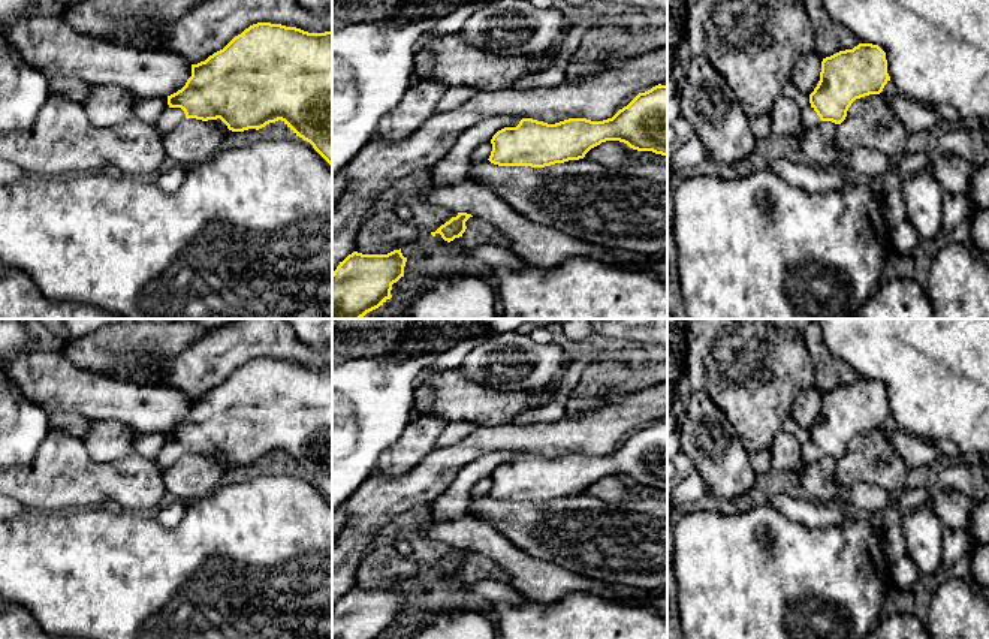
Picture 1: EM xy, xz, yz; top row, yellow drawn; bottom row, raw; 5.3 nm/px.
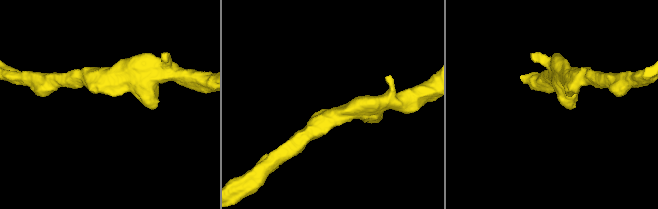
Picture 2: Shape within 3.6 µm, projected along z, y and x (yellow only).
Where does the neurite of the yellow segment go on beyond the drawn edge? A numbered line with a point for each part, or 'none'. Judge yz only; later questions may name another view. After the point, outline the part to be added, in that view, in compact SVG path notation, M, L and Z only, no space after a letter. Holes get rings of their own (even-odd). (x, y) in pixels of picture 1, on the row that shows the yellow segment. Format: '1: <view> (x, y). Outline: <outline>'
1: yz (808, 117). Outline: M811 106L802 108L799 132L809 130L809 129L818 126L820 123L821 123L821 120L817 115L817 112L814 111L814 108L811 108Z

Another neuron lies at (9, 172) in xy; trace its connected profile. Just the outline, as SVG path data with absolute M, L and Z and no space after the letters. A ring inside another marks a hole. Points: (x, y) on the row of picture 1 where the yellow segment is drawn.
M0 159L0 184L16 183L25 175L16 165Z

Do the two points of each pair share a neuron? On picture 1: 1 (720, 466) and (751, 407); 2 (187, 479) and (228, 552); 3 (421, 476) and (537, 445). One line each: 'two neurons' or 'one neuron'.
1: two neurons
2: two neurons
3: one neuron

